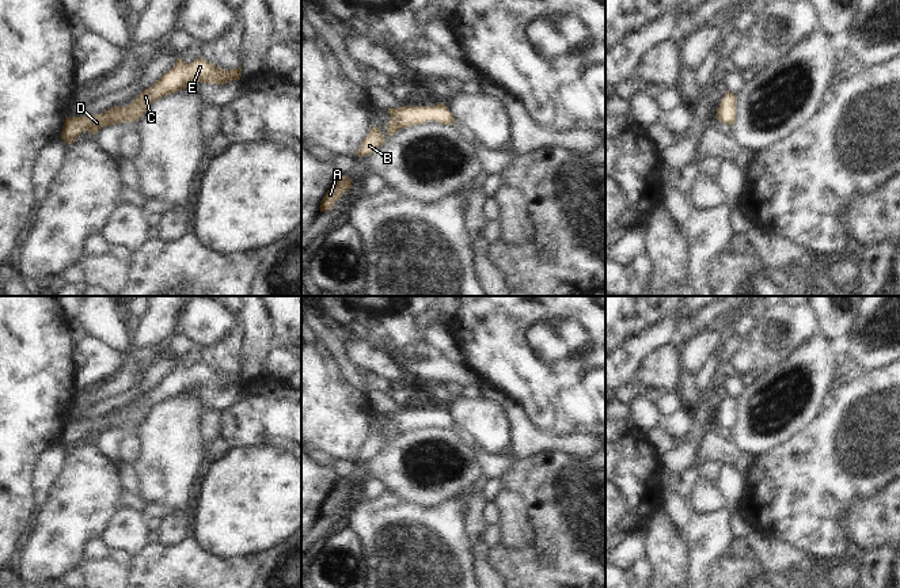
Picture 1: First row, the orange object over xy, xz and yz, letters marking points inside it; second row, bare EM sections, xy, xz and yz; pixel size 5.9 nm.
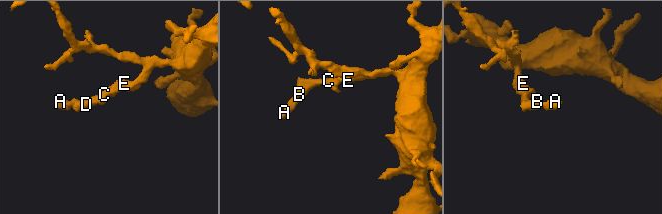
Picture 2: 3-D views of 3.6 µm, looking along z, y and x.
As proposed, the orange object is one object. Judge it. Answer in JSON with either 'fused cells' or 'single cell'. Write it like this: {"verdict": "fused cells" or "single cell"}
{"verdict": "single cell"}

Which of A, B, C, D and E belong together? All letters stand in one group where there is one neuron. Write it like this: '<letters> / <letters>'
A B C D E

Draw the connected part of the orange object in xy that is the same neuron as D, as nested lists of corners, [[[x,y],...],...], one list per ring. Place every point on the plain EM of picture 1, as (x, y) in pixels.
[[[201,361],[189,368],[176,363],[175,369],[152,391],[144,394],[133,403],[129,411],[115,410],[95,420],[67,421],[61,443],[68,448],[73,448],[76,441],[86,435],[95,439],[103,430],[126,425],[137,426],[155,405],[166,399],[186,394],[197,387],[225,388],[231,384],[240,384],[240,380],[242,371],[225,375]]]

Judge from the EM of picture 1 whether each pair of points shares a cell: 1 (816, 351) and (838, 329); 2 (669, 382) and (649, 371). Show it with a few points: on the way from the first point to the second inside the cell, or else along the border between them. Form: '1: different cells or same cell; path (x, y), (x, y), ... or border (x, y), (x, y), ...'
1: different cells; border (819, 330), (835, 344)
2: same cell; path (664, 376), (654, 371)

